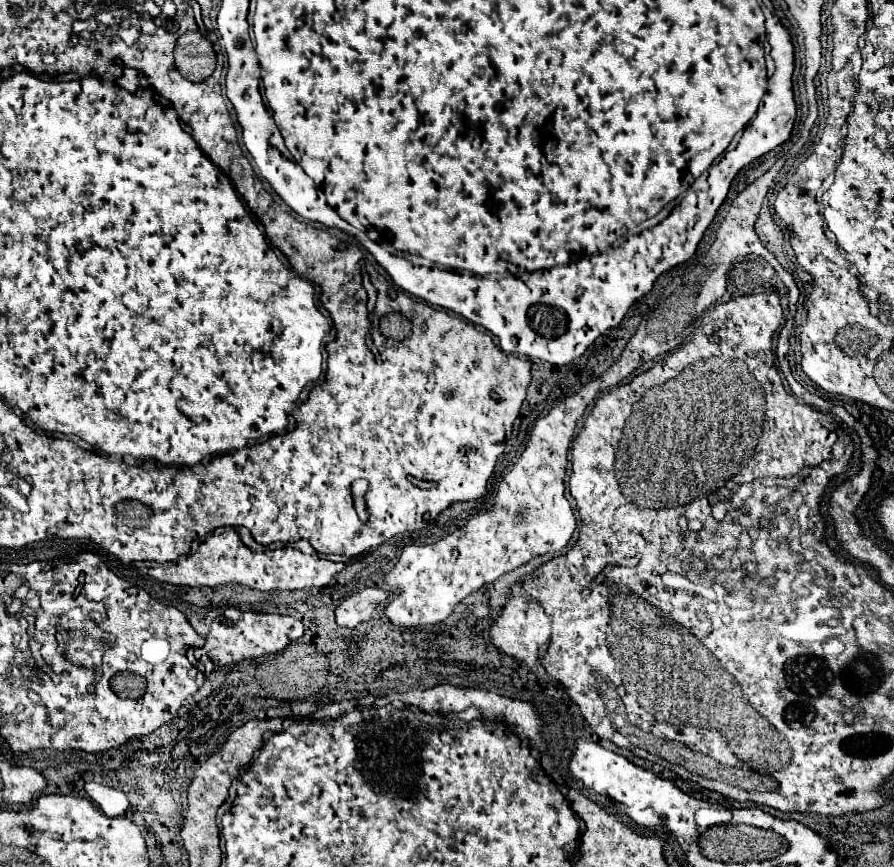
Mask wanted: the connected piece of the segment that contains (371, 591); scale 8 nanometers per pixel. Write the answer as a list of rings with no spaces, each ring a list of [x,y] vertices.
[[[362,588],[356,594],[344,598],[336,608],[336,624],[342,628],[354,628],[356,624],[370,620],[376,606],[388,598],[388,592],[382,588]]]

